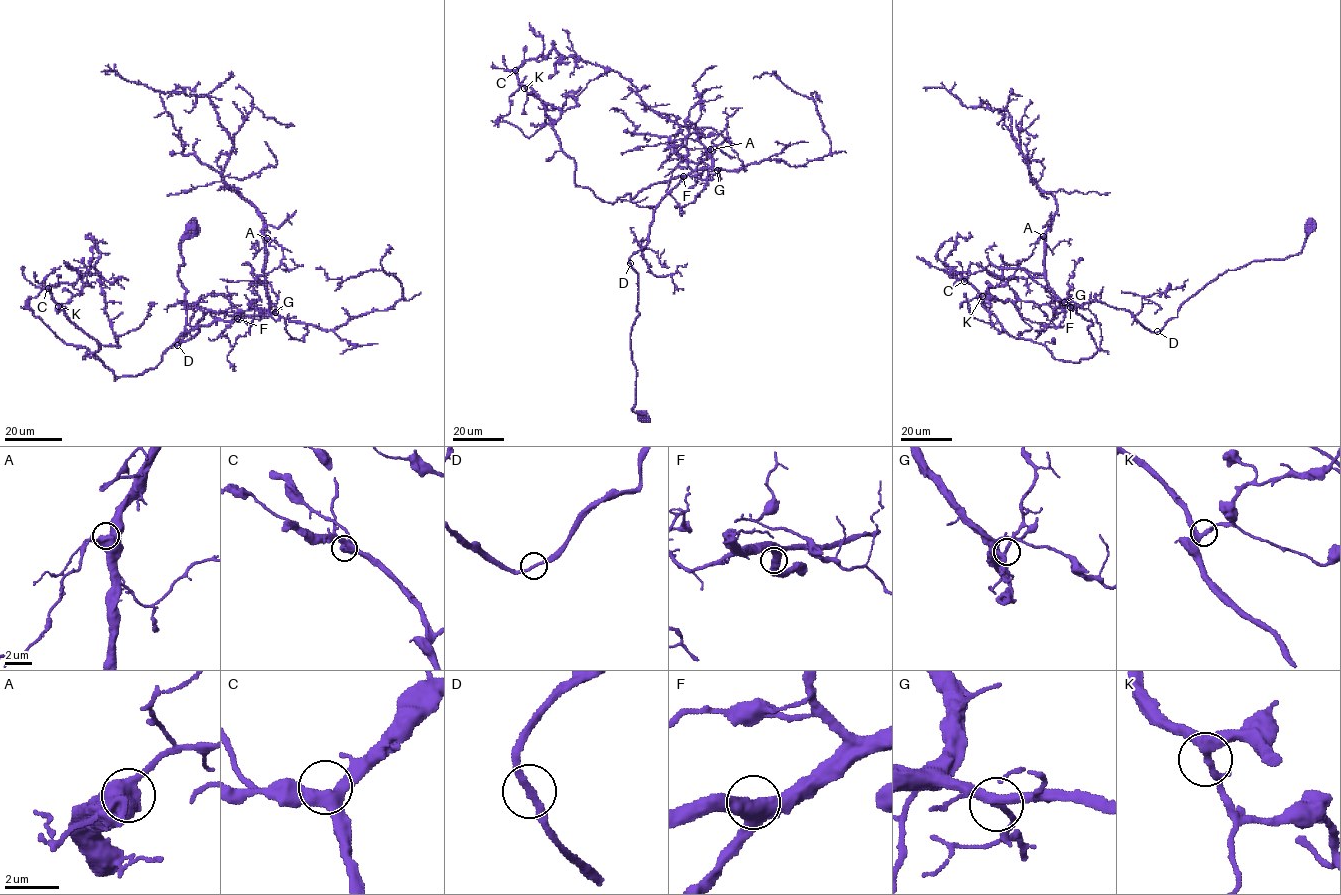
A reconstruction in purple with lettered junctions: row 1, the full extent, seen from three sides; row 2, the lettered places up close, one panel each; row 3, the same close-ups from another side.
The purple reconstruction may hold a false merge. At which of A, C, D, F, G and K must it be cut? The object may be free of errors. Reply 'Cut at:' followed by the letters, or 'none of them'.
Cut at: none of them

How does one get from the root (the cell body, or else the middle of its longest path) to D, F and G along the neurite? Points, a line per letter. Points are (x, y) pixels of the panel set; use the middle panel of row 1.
D: (643, 417), (633, 411), (636, 370), (630, 349), (630, 333), (639, 312), (638, 273), (630, 263)
F: (643, 417), (633, 411), (630, 333), (639, 314), (638, 284), (629, 259), (648, 242), (657, 204), (683, 176)
G: (643, 417), (633, 411), (638, 284), (629, 259), (648, 242), (657, 204), (693, 172), (717, 170)

